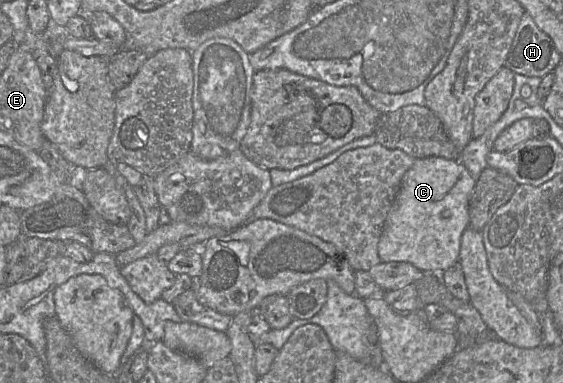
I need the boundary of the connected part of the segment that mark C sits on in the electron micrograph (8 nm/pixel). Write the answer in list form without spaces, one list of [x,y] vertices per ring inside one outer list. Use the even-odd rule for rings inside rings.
[[[437,156],[415,159],[404,174],[387,214],[378,243],[381,262],[408,262],[424,273],[442,273],[459,260],[461,236],[469,227],[469,205],[475,180],[458,160]]]

